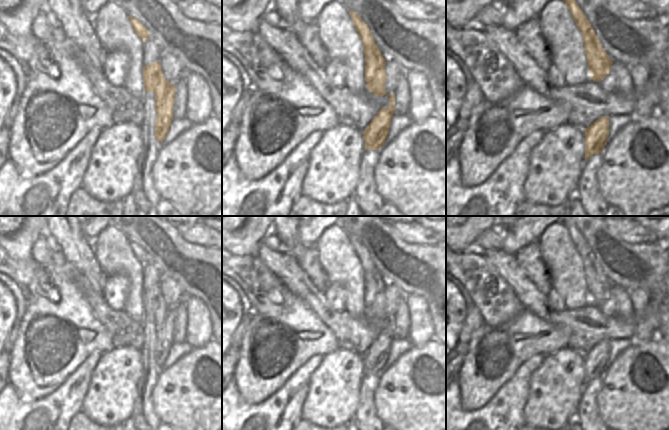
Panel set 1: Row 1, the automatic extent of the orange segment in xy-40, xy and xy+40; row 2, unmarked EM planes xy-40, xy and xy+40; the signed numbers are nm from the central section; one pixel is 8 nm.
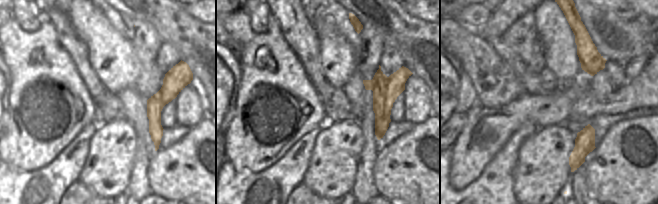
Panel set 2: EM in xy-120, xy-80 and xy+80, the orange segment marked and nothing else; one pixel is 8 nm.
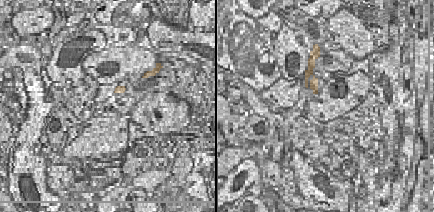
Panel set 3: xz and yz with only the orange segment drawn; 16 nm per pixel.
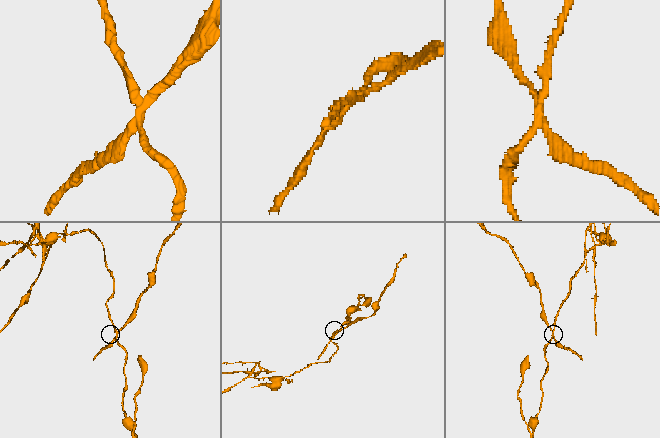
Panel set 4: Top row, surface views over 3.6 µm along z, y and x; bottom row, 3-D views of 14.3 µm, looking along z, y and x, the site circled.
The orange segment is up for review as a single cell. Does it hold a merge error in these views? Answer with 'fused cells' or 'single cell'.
fused cells

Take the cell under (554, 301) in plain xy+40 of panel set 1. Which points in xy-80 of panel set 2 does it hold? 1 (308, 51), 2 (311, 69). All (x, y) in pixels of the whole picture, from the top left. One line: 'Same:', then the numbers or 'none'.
Same: none

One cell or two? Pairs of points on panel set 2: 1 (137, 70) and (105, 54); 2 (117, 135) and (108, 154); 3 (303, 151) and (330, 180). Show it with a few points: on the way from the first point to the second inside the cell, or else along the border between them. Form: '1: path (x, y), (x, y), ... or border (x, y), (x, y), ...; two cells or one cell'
1: path (129, 70), (113, 57); one cell
2: path (116, 140), (112, 149); one cell
3: border (316, 135), (309, 166), (302, 180); two cells

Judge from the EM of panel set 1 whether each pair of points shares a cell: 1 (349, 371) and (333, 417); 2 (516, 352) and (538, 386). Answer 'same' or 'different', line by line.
1: same
2: different

